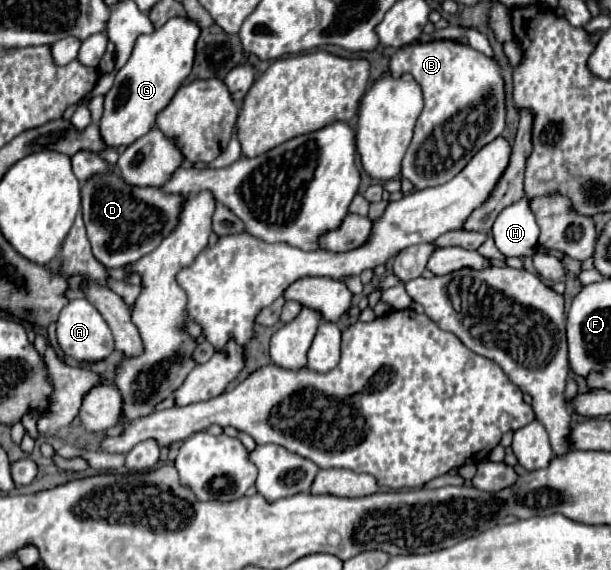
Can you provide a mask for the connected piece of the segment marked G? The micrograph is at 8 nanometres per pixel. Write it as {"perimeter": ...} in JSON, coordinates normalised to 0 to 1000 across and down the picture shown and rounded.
{"perimeter":[[[283,30],[254,58],[231,61],[224,68],[211,107],[191,128],[182,160],[172,167],[172,195],[162,212],[162,226],[178,258],[208,258],[254,223],[260,195],[273,188],[303,135],[313,128],[322,65],[326,47],[316,37]]]}

